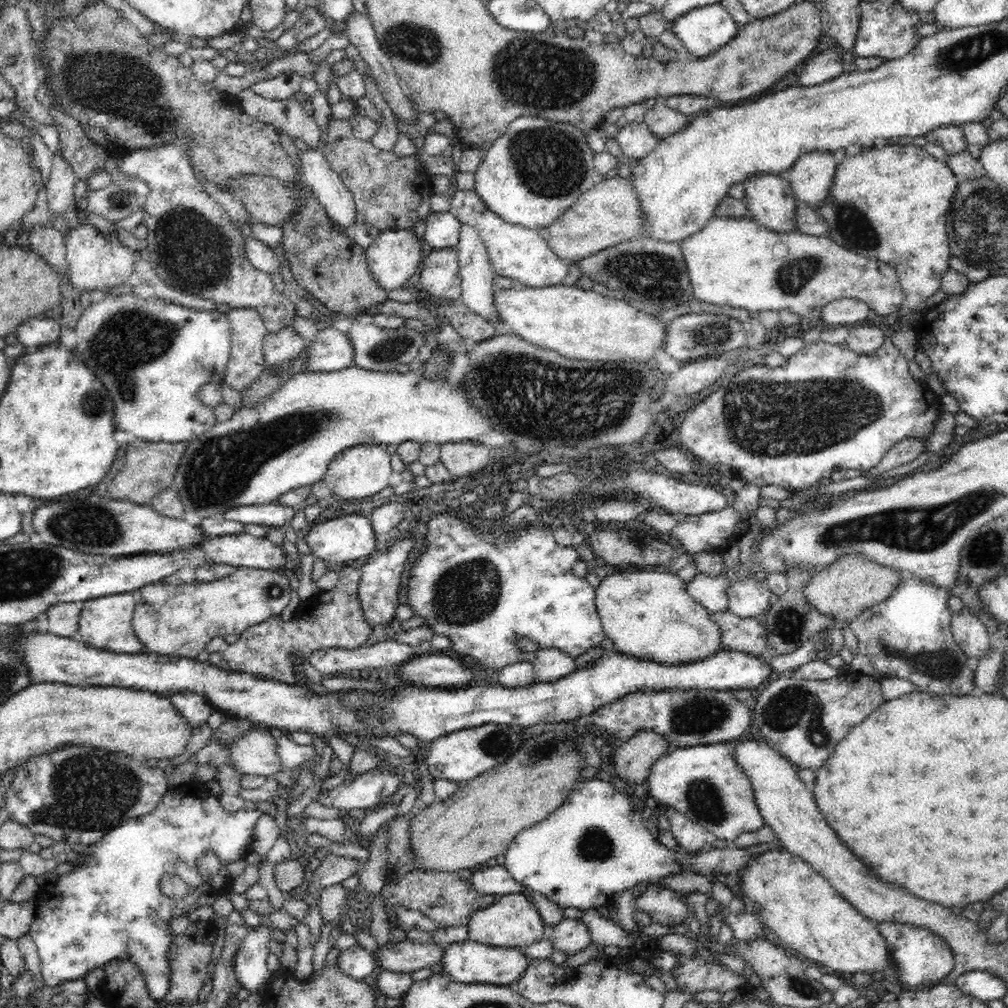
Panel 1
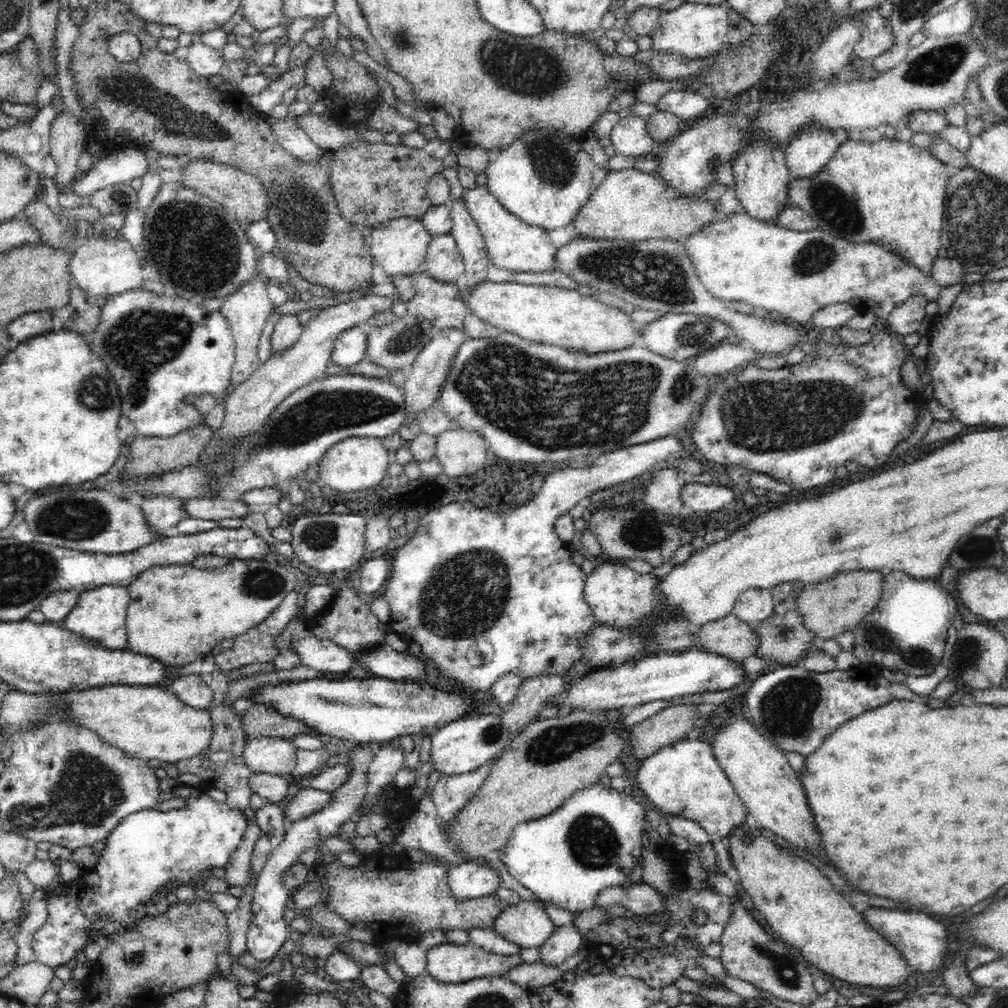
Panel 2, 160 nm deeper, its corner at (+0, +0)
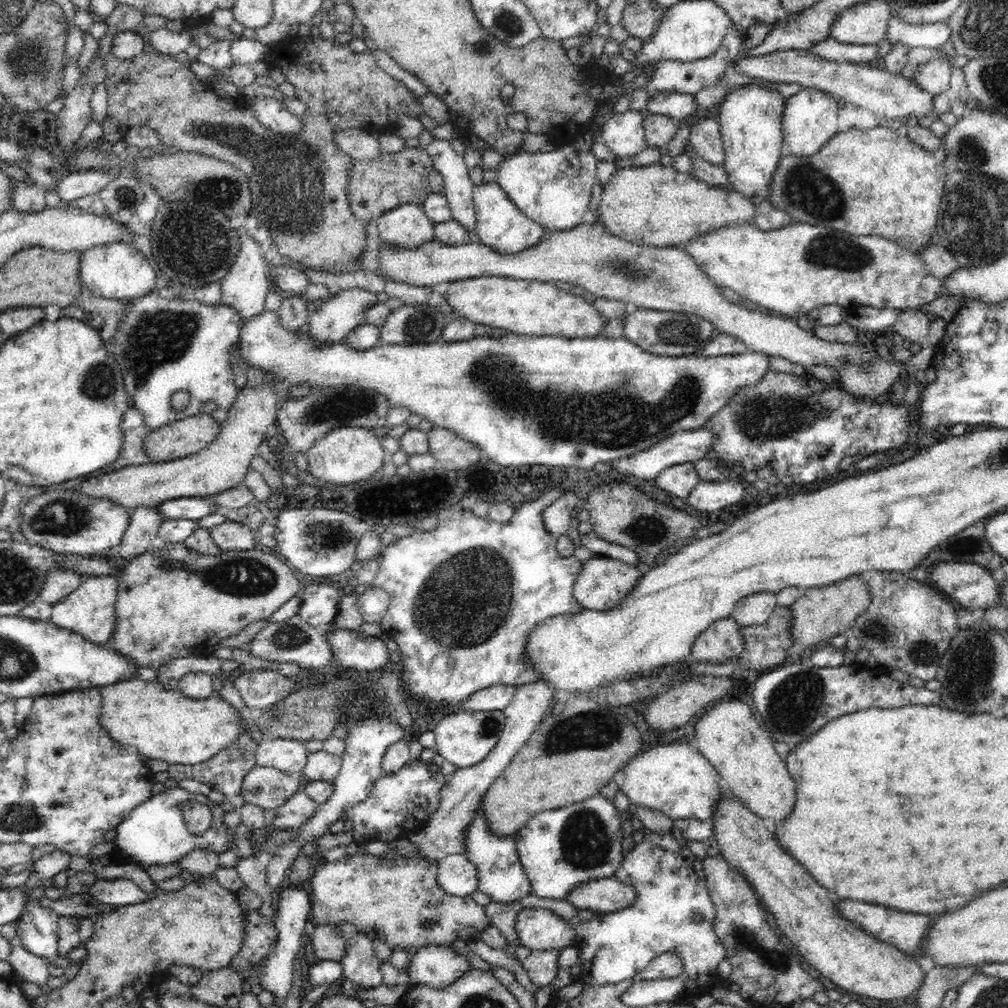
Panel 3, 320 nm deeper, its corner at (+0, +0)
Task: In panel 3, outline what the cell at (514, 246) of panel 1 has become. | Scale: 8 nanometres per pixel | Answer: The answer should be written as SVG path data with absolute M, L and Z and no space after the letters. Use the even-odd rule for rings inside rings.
M496 181L483 182L473 188L473 205L478 242L492 247L498 253L515 255L538 244L547 233L544 227L527 218L510 199L506 198L506 193L502 192L502 187Z

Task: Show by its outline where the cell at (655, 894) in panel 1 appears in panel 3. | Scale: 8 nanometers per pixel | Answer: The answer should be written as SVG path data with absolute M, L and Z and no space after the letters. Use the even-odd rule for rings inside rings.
M614 876L605 879L590 879L586 882L577 884L564 901L572 904L578 910L594 911L596 914L614 913L623 909L628 909L634 905L638 897L638 892L629 884L616 880Z

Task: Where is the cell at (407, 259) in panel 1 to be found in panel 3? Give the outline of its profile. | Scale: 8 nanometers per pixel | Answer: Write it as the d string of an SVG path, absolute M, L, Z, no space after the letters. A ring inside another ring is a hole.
M401 204L385 213L376 222L380 242L390 247L413 249L434 236L435 225L422 205Z

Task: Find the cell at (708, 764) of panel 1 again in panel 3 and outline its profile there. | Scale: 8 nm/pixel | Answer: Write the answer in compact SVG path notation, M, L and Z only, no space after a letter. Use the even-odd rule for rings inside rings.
M690 738L688 742L662 744L648 751L638 752L623 767L624 783L619 789L628 796L631 806L657 810L671 818L700 819L708 821L714 814L721 790L719 774L712 763L696 749Z

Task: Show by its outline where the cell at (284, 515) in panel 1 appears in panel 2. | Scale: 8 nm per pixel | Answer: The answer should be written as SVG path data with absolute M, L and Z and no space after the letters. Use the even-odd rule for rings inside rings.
M194 498L184 500L183 504L186 517L201 518L202 520L220 521L223 518L242 518L252 510L246 503L227 501L218 498Z

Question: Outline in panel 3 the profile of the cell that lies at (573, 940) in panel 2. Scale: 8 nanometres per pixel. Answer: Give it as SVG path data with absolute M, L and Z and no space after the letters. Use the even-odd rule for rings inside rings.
M531 951L530 953L523 961L524 971L530 977L530 981L537 987L552 983L557 976L559 951Z

